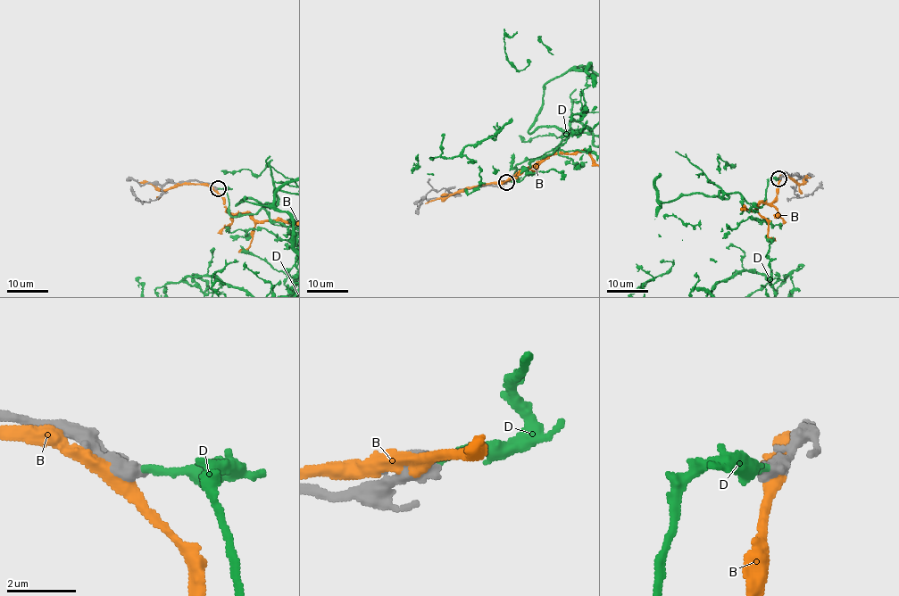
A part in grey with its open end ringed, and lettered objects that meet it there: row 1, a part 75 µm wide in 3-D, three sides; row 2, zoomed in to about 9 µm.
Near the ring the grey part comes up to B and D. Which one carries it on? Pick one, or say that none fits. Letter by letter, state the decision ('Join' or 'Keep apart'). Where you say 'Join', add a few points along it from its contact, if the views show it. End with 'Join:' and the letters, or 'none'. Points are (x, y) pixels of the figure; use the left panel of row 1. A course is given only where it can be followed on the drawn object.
B: Keep apart
D: Join
Join: D

